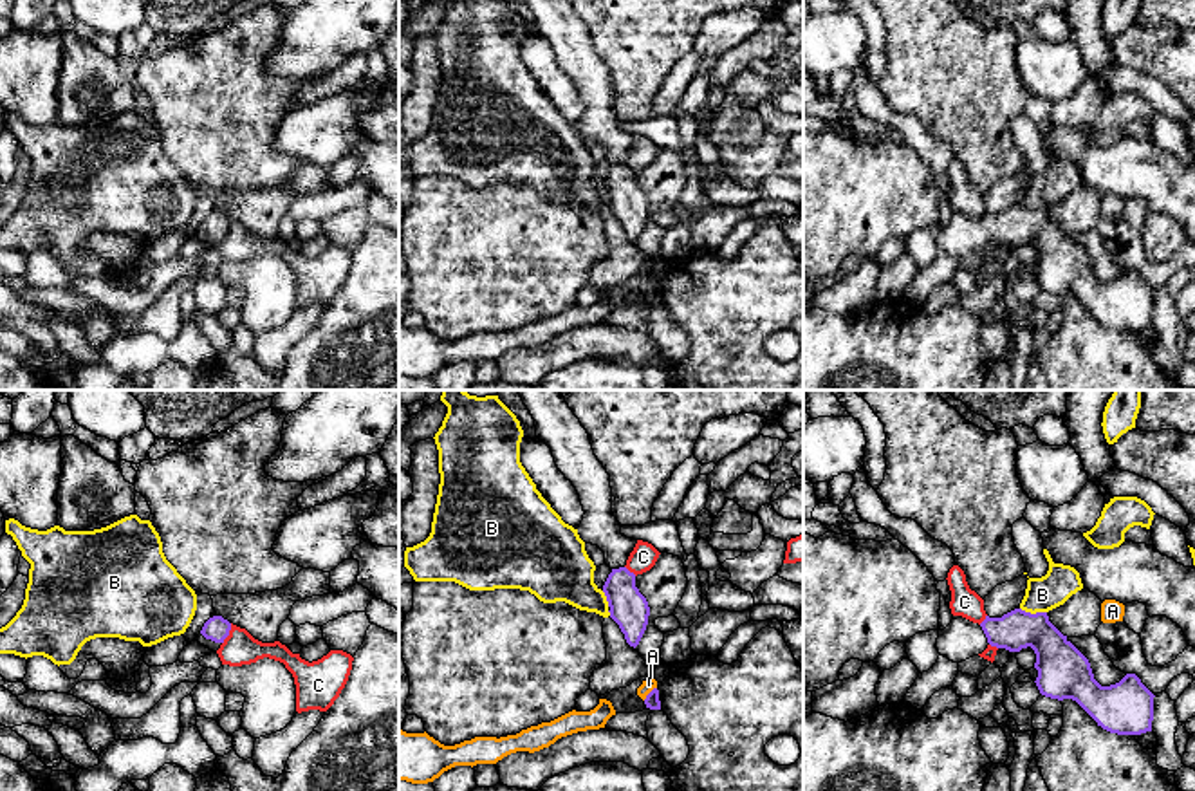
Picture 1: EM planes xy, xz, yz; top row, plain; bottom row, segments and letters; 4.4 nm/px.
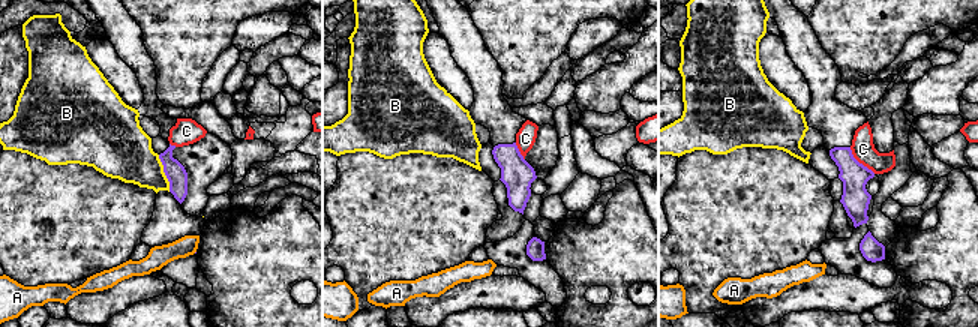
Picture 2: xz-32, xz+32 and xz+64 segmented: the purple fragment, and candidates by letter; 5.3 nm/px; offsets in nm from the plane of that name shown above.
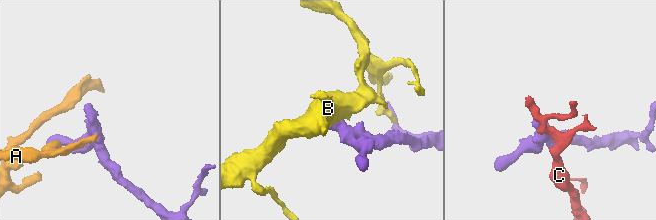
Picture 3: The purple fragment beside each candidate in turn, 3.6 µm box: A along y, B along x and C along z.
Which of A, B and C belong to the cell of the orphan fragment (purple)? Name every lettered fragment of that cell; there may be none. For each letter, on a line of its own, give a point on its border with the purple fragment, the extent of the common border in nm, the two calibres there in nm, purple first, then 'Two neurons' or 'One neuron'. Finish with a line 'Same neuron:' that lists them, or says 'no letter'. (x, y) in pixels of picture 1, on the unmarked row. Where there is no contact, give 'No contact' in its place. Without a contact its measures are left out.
A: Touches purple at xz (648, 289). Shared border 90 nm. Thickness 70 nm (purple) against 60 nm. Two neurons
B: Touches purple at yz (1033, 210). Shared border 120 nm. Thickness 200 nm (purple) against 160 nm. Two neurons
C: Touches purple at xy (228, 230). Shared border 100 nm. Thickness 110 nm (purple) against 150 nm. Two neurons
Same neuron: no letter

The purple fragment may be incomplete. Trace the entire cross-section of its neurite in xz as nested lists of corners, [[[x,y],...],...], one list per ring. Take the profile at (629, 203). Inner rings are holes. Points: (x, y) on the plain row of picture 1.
[[[569,0],[525,2],[534,14],[536,34],[551,43],[558,65],[579,90],[585,110],[578,130],[605,148],[605,159],[612,164],[603,181],[608,208],[626,238],[635,244],[646,226],[650,202],[635,182],[635,170],[625,163],[637,135],[623,132],[623,121],[612,110],[610,70],[594,51],[587,25]]]

